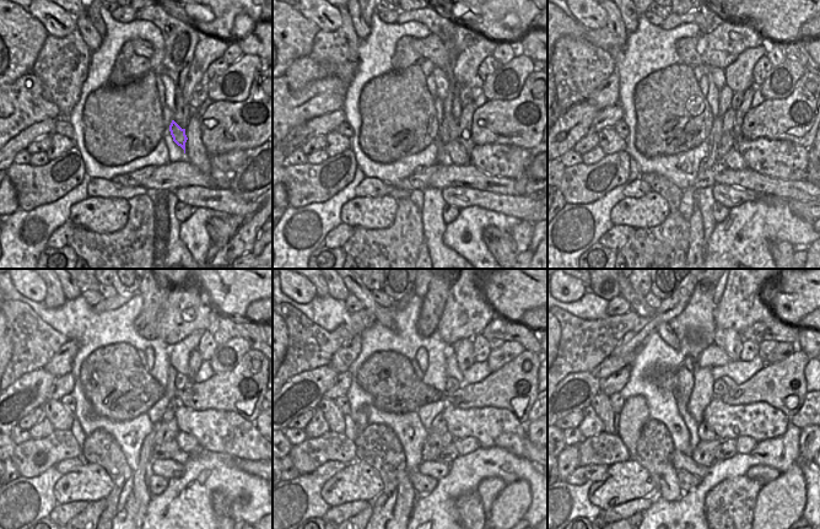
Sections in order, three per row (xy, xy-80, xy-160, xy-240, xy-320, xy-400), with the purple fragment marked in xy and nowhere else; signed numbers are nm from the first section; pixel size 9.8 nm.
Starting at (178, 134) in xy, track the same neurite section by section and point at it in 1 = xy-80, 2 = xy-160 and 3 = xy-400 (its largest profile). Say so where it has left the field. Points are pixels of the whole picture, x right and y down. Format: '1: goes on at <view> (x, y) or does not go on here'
1: goes on at xy-80 (457, 155)
2: goes on at xy-160 (733, 160)
3: goes on at xy-400 (744, 444)

